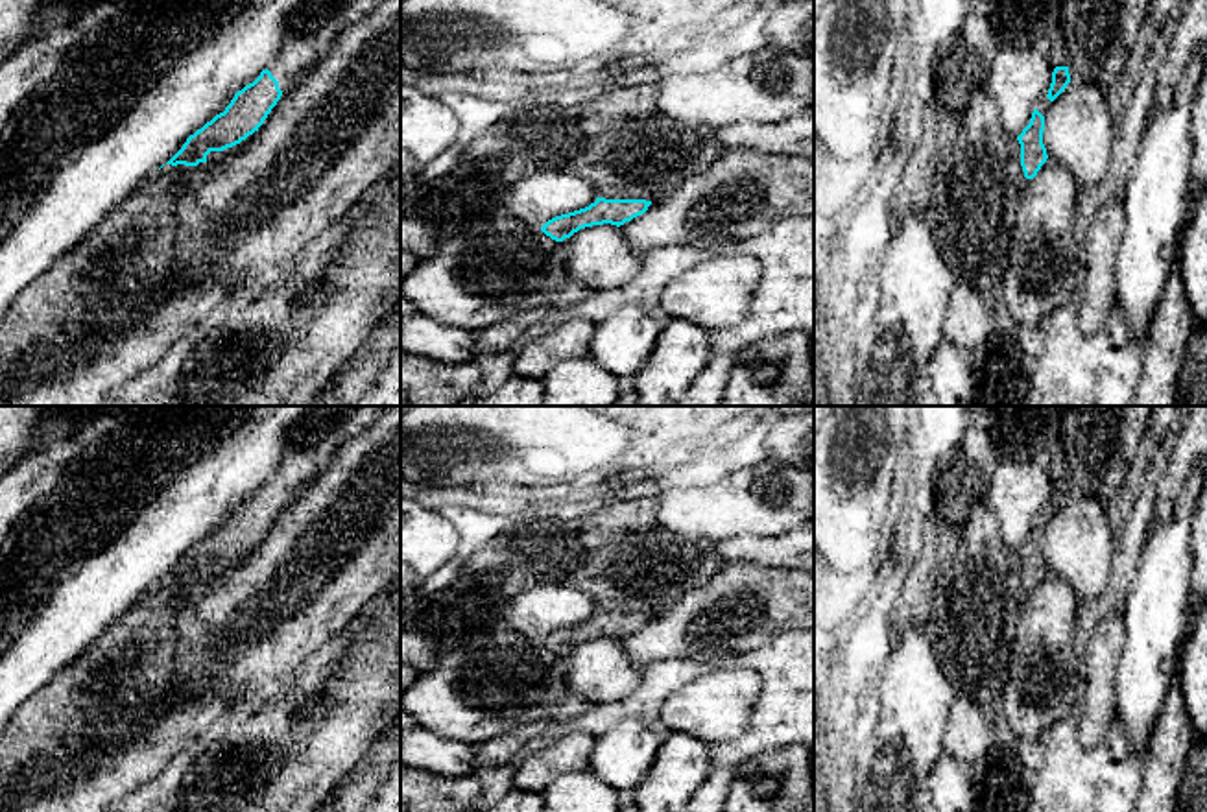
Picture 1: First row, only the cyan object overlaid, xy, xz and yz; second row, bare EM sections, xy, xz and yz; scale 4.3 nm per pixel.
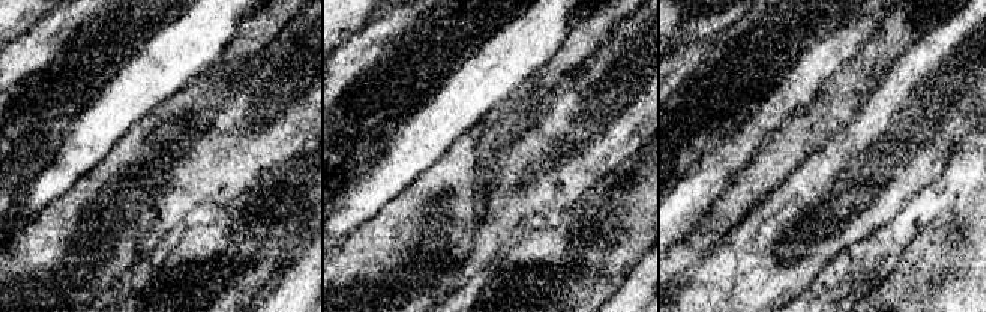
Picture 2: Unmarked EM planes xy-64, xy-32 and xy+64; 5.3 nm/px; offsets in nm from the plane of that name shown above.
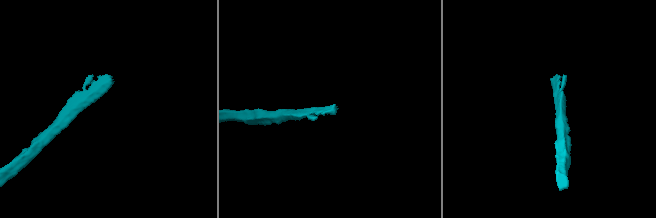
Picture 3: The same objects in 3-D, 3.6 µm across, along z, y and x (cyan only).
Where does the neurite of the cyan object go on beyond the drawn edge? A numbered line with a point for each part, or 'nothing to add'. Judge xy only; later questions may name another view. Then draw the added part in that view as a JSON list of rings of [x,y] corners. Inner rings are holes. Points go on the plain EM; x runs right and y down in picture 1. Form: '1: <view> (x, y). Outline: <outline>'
1: xy (310, 443). Outline: [[[312,406],[284,434],[282,461],[268,480],[286,506],[323,471],[340,447],[369,428],[389,406]]]

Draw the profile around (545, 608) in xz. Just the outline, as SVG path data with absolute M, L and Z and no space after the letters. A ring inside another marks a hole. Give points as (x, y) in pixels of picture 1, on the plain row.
M539 583L506 602L498 609L500 627L533 640L548 633L589 620L596 603L580 591L561 583Z

